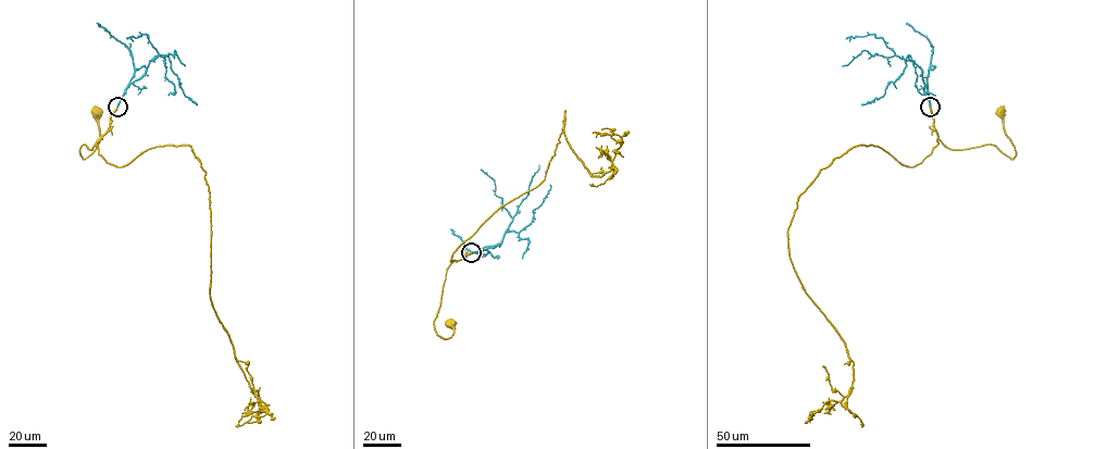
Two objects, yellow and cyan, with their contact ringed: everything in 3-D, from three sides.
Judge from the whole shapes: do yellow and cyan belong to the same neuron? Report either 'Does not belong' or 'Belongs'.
Belongs

